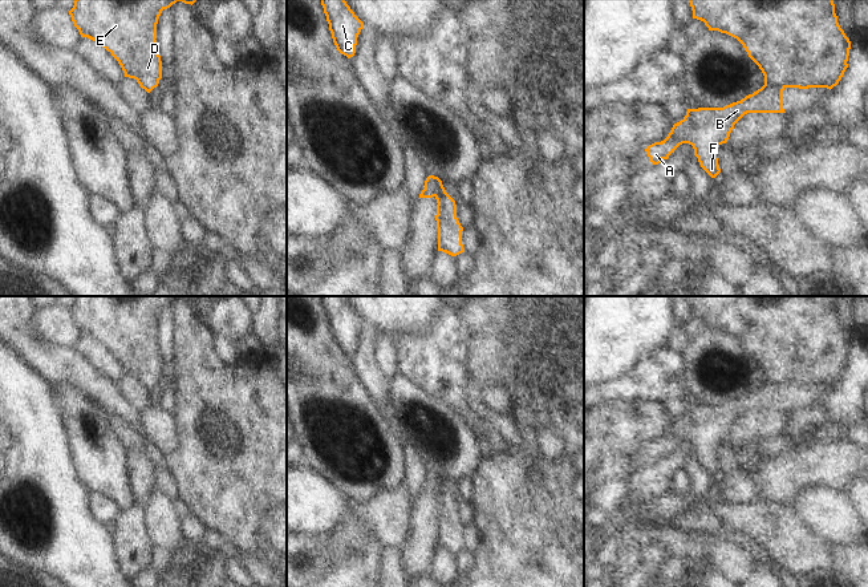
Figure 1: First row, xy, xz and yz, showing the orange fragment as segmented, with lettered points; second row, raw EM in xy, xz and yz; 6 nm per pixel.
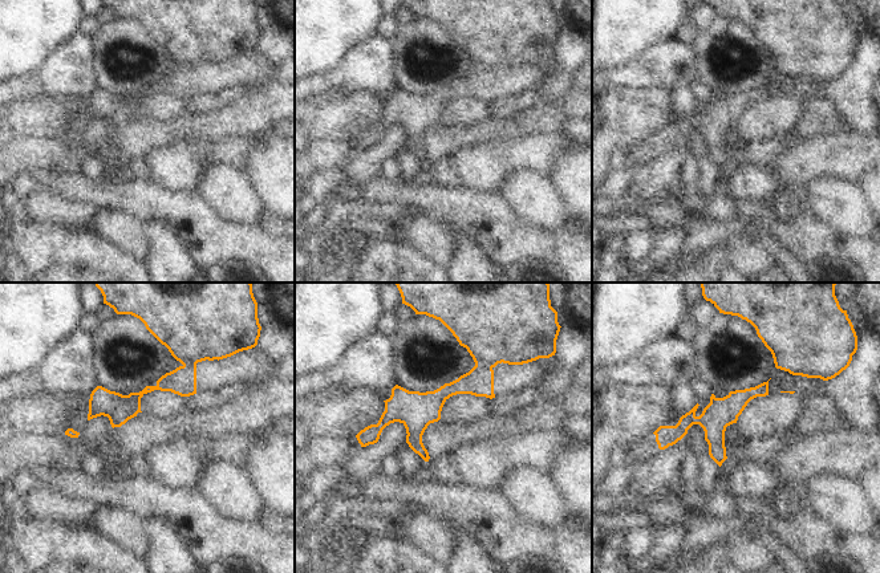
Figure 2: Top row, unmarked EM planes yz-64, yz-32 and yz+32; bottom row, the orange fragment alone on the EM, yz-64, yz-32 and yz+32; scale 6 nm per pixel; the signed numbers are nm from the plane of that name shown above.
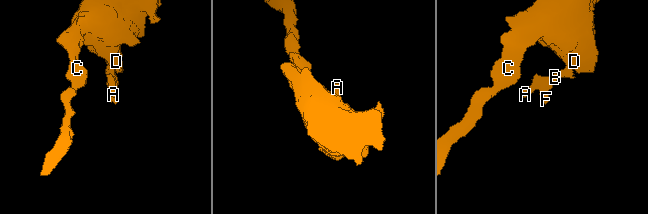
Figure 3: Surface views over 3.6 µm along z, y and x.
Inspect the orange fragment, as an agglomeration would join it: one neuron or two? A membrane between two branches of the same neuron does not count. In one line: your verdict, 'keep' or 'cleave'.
cleave

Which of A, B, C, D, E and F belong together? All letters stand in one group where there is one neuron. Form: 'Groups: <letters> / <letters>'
Groups: A B F / C D E

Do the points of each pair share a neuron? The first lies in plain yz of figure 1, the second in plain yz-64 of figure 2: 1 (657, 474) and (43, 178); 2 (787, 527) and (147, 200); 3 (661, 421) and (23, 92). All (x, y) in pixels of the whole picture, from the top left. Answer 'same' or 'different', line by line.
1: different
2: same
3: different

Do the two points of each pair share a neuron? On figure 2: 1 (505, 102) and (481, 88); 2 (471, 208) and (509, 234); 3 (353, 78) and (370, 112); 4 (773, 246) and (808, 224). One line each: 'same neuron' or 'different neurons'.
1: different neurons
2: same neuron
3: different neurons
4: different neurons

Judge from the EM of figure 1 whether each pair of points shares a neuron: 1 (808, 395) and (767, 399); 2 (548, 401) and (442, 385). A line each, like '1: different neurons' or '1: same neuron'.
1: same neuron
2: different neurons

